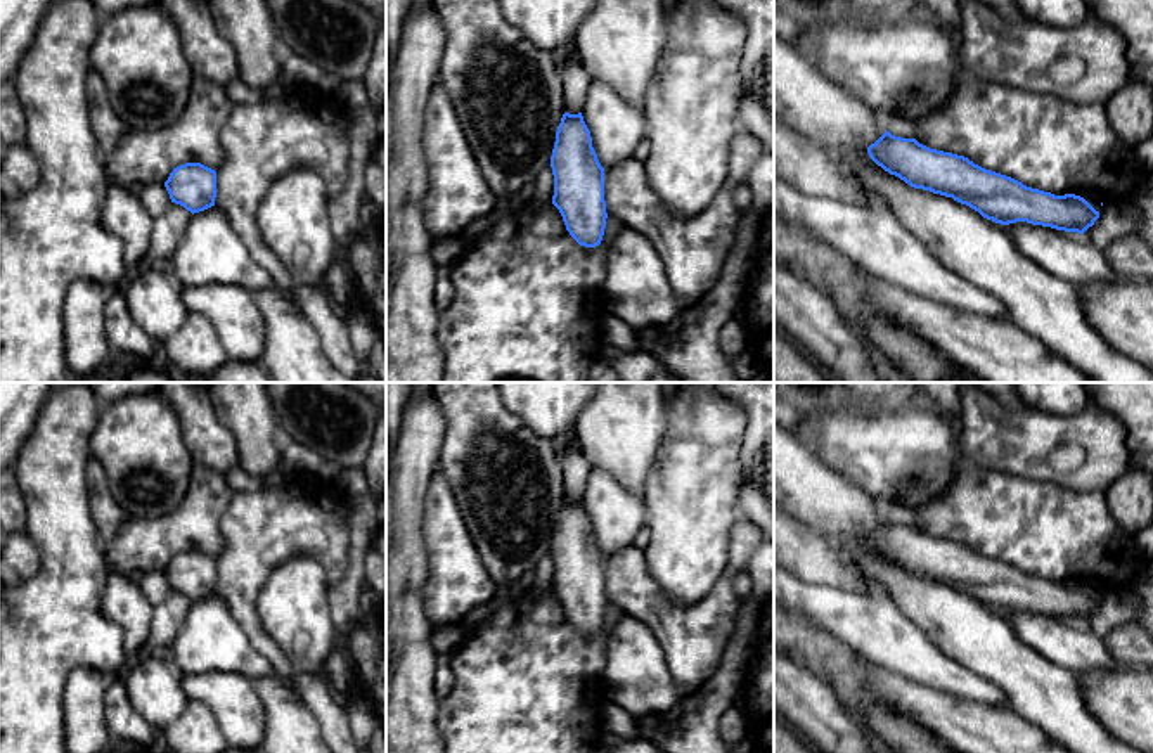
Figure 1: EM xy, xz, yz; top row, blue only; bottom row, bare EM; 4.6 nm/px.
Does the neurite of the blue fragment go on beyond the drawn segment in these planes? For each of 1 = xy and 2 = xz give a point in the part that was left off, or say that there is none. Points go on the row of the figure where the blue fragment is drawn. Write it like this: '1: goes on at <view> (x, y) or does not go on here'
1: does not go on here
2: does not go on here

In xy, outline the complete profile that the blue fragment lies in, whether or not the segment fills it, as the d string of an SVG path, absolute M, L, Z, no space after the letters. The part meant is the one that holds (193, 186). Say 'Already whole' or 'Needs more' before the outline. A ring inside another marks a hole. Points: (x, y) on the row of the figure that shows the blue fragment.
Already whole. M185 163L173 168L164 187L171 203L194 215L215 206L216 171L201 163Z

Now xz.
Already whole. M564 113L551 156L552 204L570 235L585 248L601 244L606 228L604 168L592 147L582 113Z

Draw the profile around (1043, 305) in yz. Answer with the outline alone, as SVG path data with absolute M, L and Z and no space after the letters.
M774 31L774 114L795 132L826 149L841 166L874 190L902 225L950 270L995 296L1008 317L1049 351L1079 369L1091 383L1153 383L1153 372L1113 350L1089 324L1077 287L1021 254L1004 225L983 218L966 204L914 189L878 166L867 147L885 133L881 121L860 99L828 80Z

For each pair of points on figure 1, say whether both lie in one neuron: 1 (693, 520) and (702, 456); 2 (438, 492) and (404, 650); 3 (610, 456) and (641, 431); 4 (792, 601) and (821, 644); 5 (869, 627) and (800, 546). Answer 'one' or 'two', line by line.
1: one
2: two
3: one
4: two
5: two

